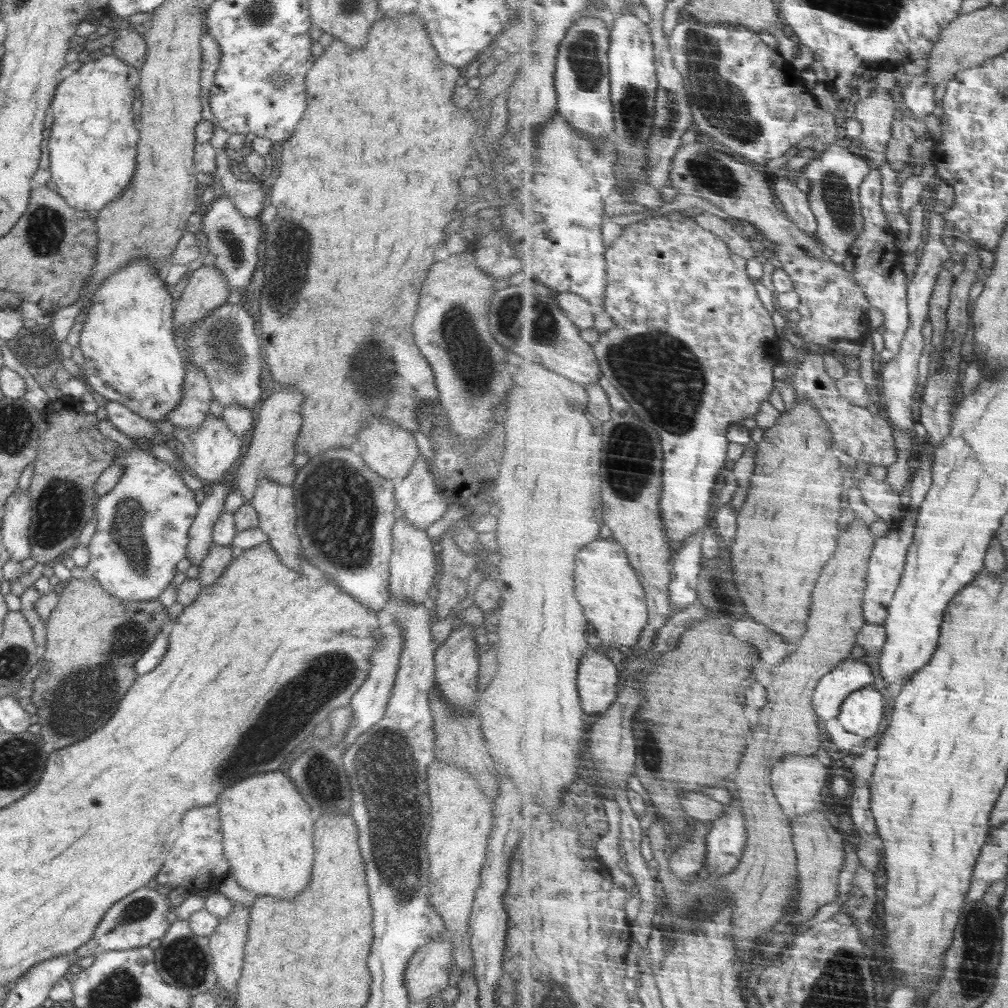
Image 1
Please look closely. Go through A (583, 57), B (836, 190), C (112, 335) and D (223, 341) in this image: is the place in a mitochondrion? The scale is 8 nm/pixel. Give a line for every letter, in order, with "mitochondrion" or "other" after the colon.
A: mitochondrion
B: mitochondrion
C: other
D: mitochondrion

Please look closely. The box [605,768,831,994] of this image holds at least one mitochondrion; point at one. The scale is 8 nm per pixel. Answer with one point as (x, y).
(699, 910)

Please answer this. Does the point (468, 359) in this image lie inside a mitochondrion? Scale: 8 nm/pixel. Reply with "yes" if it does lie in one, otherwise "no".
yes

